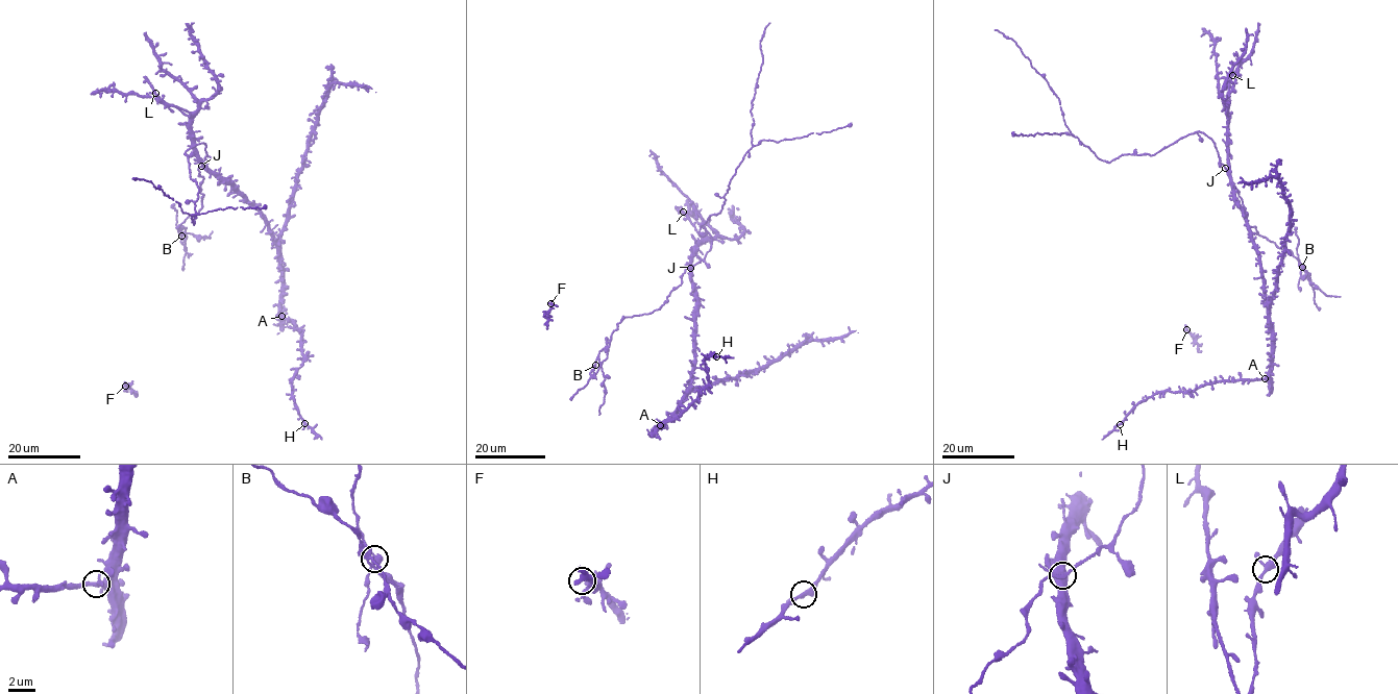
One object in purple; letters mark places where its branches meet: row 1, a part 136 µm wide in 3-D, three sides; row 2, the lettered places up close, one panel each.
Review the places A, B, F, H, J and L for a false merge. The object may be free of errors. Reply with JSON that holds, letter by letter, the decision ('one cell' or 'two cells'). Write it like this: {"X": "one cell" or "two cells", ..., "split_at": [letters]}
{"A": "one cell", "B": "two cells", "F": "one cell", "H": "one cell", "J": "one cell", "L": "one cell", "split_at": ["B"]}

